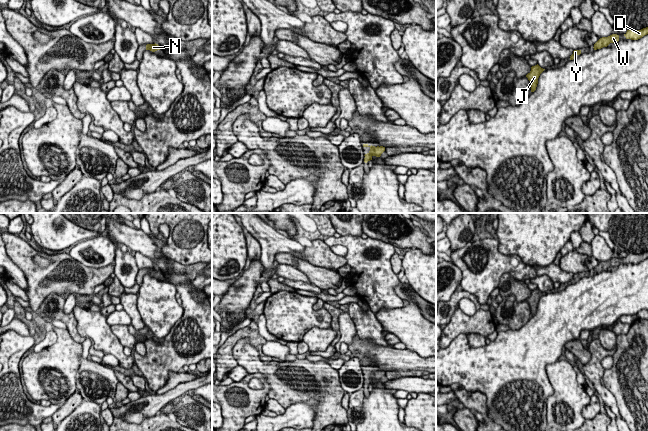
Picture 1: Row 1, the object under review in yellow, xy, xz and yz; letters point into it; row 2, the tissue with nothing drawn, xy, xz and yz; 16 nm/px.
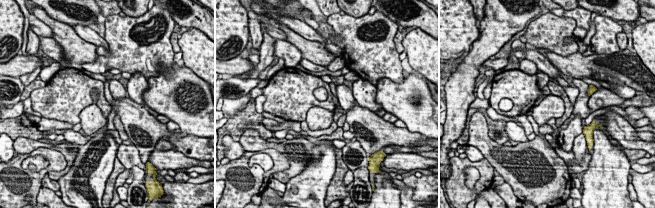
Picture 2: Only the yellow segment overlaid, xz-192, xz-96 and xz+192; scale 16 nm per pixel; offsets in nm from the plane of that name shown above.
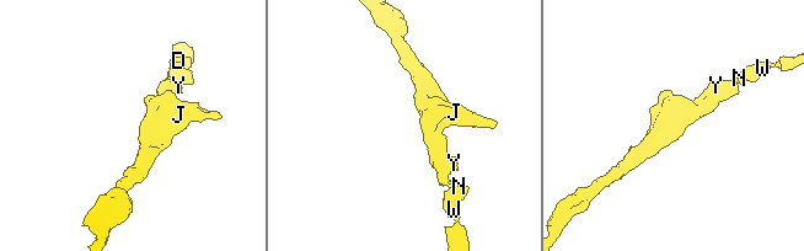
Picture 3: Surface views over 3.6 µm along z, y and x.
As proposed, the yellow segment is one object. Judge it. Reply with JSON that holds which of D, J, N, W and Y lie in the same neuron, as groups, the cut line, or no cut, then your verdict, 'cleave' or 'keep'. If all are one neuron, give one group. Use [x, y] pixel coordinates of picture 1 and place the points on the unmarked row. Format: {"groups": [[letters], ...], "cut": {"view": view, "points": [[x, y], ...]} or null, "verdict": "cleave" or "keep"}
{"groups": [["D", "J", "N", "W", "Y"]], "cut": null, "verdict": "keep"}

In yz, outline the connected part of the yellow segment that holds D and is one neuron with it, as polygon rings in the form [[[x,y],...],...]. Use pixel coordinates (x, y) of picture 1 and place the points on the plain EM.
[[[648,251],[643,252],[641,254],[627,254],[624,260],[626,261],[626,263],[638,264],[647,258],[648,258]]]

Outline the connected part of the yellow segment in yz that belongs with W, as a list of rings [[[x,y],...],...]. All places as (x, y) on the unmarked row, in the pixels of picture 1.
[[[612,258],[608,261],[602,261],[600,262],[595,268],[594,268],[594,274],[601,273],[603,271],[607,271],[610,267],[617,267],[619,265],[619,259]]]

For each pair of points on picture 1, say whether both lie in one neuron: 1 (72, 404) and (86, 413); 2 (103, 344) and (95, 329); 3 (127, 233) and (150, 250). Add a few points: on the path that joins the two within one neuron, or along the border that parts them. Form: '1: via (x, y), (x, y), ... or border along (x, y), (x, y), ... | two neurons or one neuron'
1: border along (83, 401), (61, 420) | two neurons
2: via (103, 340), (99, 333) | one neuron
3: via (133, 238), (144, 244) | one neuron

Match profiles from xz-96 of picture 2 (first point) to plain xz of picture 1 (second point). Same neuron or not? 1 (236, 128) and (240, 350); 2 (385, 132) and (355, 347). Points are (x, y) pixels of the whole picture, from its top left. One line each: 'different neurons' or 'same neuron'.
1: different neurons
2: same neuron

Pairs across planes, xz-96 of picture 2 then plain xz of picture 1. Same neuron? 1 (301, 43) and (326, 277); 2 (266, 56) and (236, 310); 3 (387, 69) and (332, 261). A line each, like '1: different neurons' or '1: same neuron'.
1: same neuron
2: different neurons
3: different neurons

